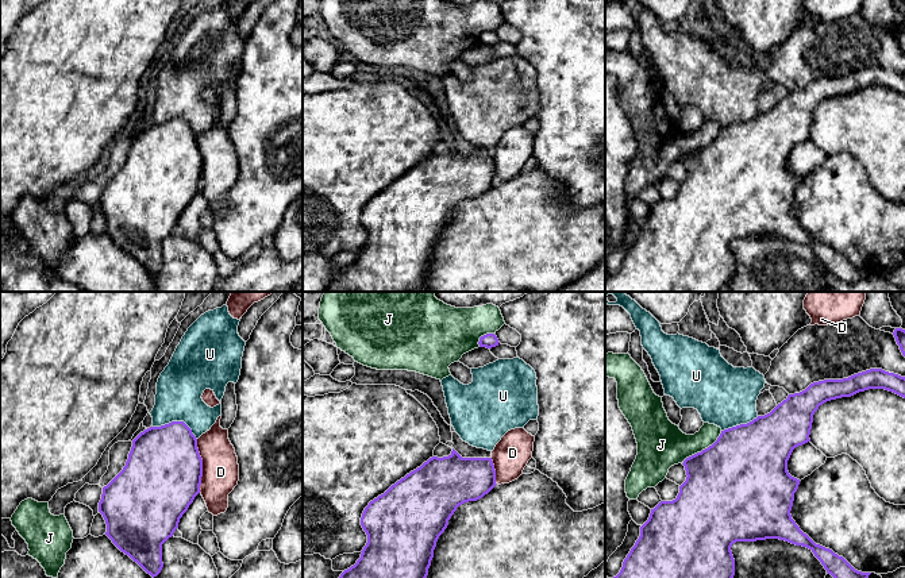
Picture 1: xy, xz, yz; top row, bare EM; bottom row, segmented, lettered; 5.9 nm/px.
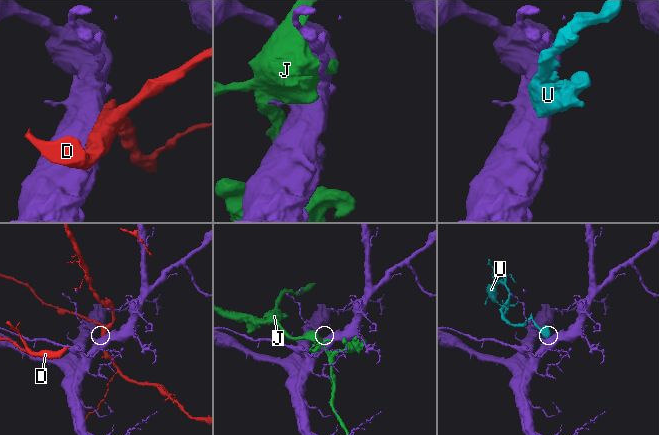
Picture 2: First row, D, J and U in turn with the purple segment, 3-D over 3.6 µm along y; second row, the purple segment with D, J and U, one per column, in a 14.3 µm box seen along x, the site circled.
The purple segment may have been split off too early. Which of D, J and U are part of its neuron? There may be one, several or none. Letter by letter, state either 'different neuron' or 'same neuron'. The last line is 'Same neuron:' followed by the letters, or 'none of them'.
D: different neuron
J: different neuron
U: different neuron
Same neuron: none of them

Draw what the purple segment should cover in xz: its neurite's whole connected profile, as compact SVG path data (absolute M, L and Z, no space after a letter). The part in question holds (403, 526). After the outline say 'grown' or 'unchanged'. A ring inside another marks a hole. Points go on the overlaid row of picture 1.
M454 448L448 456L432 456L420 467L407 474L365 508L361 525L367 543L354 566L339 578L427 578L439 536L448 525L457 508L477 501L496 486L496 470L492 458L462 458Z | unchanged

